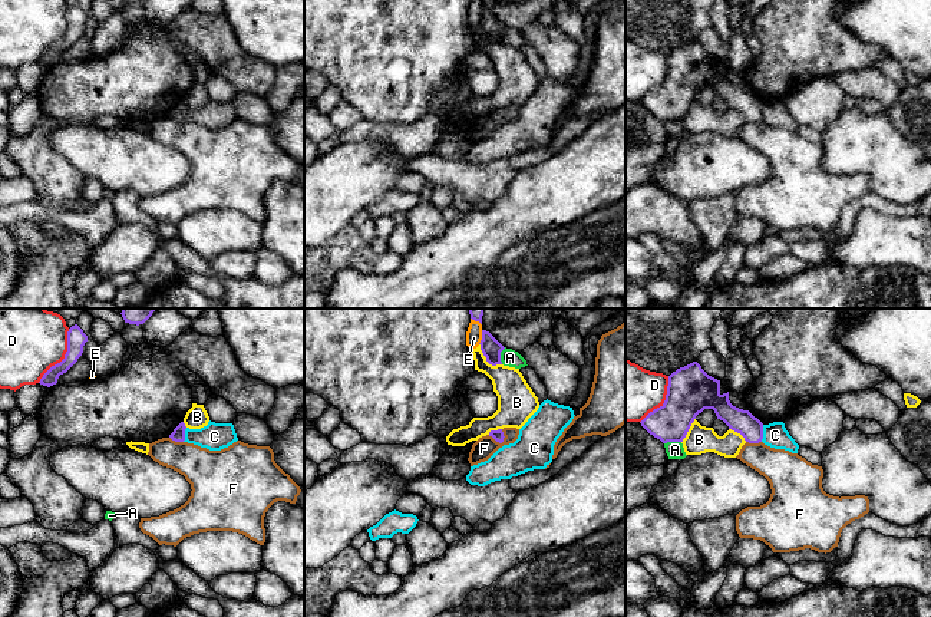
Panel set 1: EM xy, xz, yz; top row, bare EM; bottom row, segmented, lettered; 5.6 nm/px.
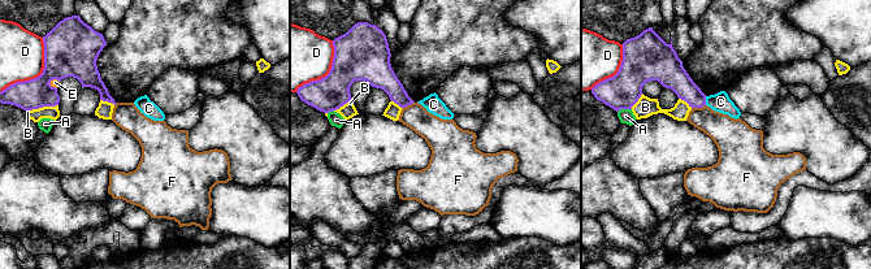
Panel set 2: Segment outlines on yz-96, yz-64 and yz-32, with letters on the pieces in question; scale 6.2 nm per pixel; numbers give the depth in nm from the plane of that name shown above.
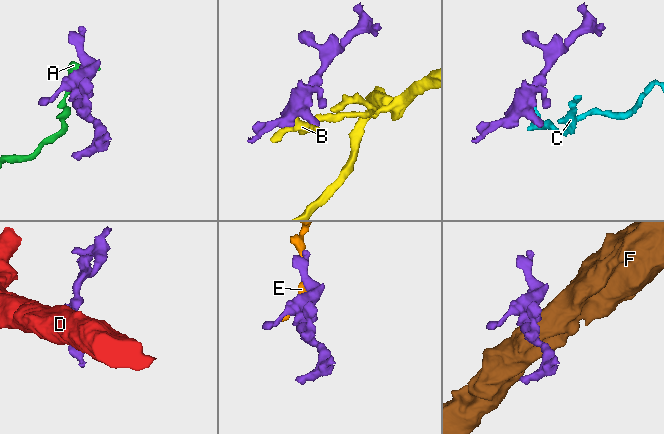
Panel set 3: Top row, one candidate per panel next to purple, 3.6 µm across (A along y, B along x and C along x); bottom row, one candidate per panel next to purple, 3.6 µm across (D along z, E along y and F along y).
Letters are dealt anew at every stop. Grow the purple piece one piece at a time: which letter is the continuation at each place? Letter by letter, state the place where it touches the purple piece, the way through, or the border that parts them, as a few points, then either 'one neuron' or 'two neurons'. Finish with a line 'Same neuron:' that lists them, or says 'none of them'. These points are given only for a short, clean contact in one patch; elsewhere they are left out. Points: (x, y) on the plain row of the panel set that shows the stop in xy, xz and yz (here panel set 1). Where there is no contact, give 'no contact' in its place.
A: meets purple in xz at (499, 35); border along xz (505, 26), (501, 30), (501, 42); two neurons
B: meets purple in xz at (487, 38); two neurons
C: meets purple in yz at (762, 112); border along yz (763, 104), (763, 116), (761, 119); two neurons
D: meets purple in xy at (65, 36); two neurons
E: meets purple in xz at (482, 16); two neurons
F: meets purple in xz at (498, 119); border along xz (488, 114), (499, 121), (505, 115); two neurons
Same neuron: none of them

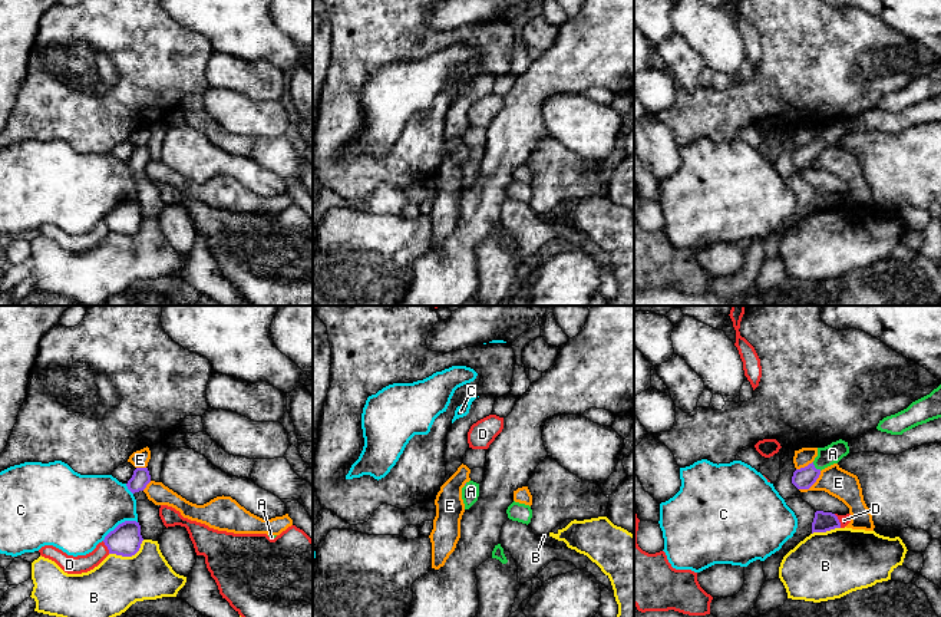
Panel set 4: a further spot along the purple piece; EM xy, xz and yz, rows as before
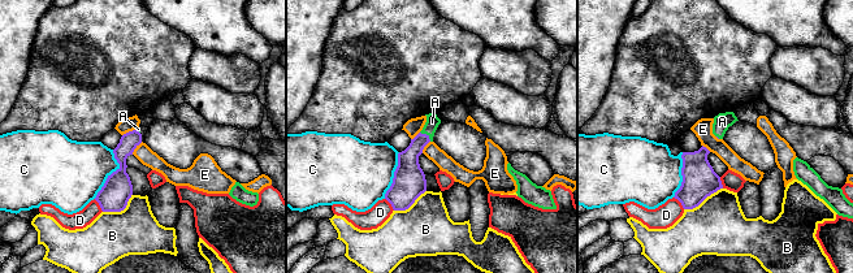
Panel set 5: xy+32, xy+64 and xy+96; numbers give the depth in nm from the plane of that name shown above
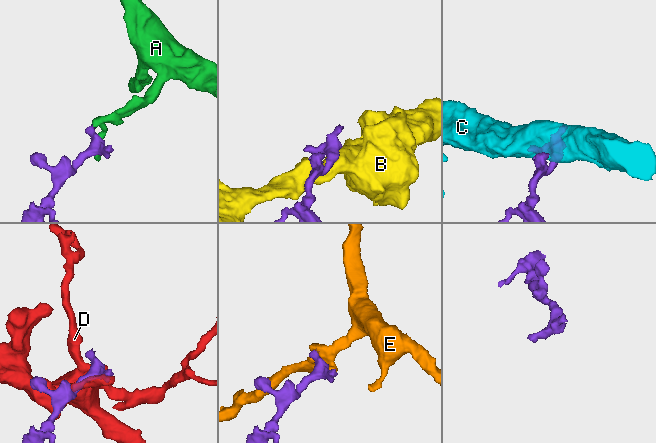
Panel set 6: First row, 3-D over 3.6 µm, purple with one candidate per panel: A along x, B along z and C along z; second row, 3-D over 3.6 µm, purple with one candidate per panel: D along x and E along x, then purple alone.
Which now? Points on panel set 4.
A: meets purple in yz at (815, 147); runs through yz (804, 157), (815, 147), (832, 132); one neuron
B: meets purple in xy at (128, 234); two neurons
C: meets purple in xy at (119, 203); two neurons
D: meets purple in yz at (838, 200); two neurons
E: meets purple in yz at (812, 162); two neurons
Same neuron: A

